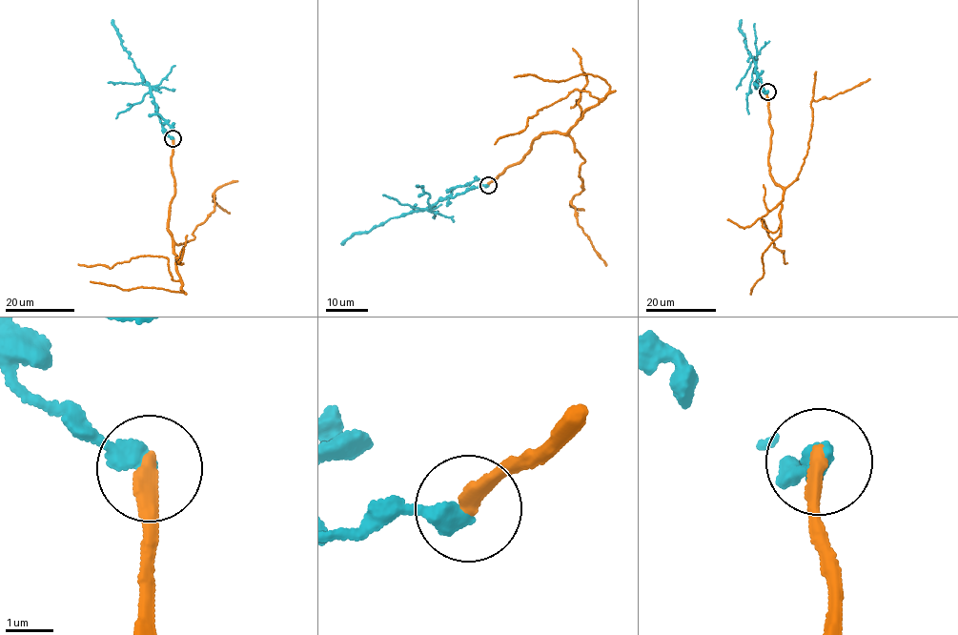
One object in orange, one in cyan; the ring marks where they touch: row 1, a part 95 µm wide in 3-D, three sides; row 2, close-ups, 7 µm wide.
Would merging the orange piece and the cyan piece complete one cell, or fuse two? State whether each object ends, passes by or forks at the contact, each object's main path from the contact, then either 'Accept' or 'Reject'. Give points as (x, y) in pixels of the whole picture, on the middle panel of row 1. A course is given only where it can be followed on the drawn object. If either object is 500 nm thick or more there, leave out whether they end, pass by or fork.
At the ring orange ends. At the ring cyan ends. Course of orange: (488, 185), (521, 159), (542, 132), (567, 133), (598, 99), (575, 90), (528, 118), (523, 130), (494, 144). Course of cyan: (488, 185), (481, 184), (455, 196), (441, 198), (427, 209), (389, 219), (366, 233), (354, 234), (340, 243). Reject

